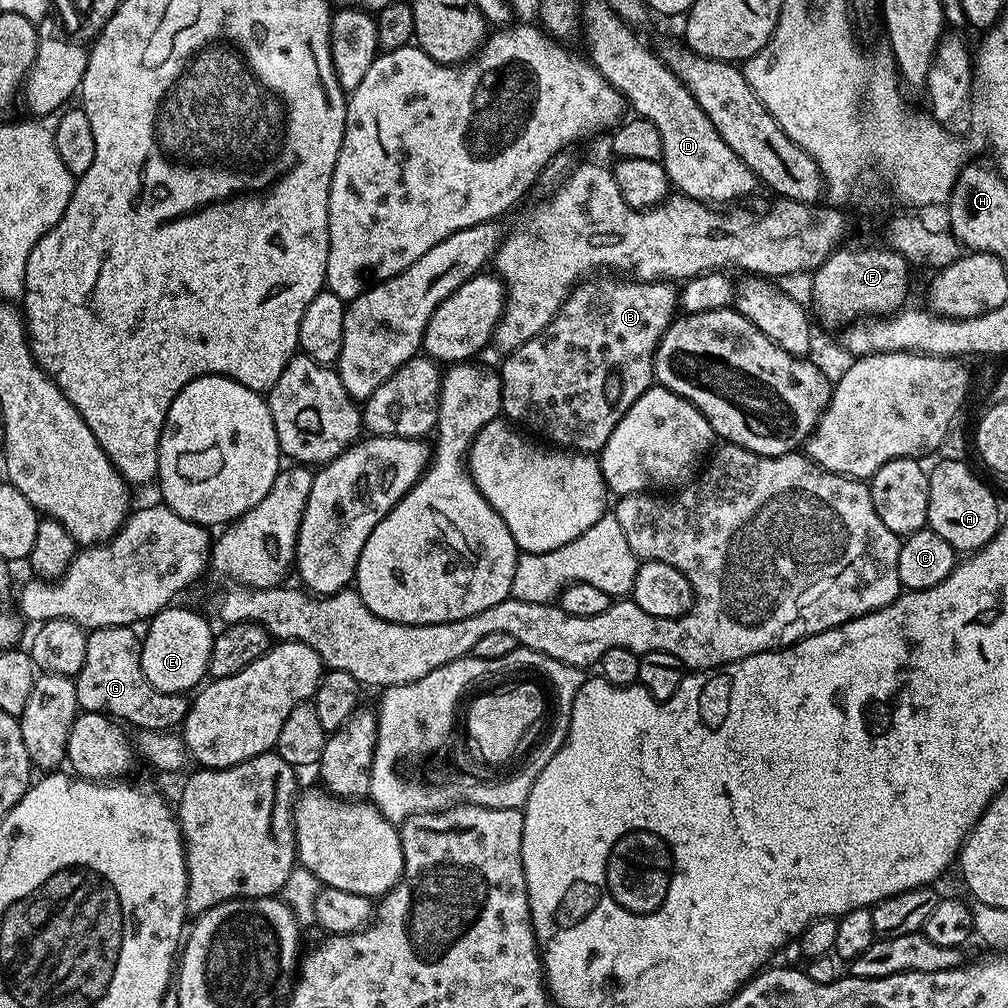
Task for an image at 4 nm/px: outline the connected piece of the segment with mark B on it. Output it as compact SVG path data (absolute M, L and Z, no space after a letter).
M596 274L591 278L581 279L580 283L573 288L571 294L564 299L563 306L560 307L558 314L550 322L550 326L546 326L537 336L530 338L530 342L526 342L518 350L507 353L503 357L504 365L499 365L498 368L500 385L502 386L502 402L500 407L503 415L509 421L515 422L525 429L533 428L534 431L541 432L545 436L541 436L545 441L551 442L561 449L575 450L585 454L599 453L606 446L607 439L613 434L614 428L618 426L618 422L622 421L623 416L634 406L634 402L638 401L638 398L641 398L645 391L653 387L652 357L655 356L656 348L660 345L660 339L664 337L664 331L671 326L677 312L678 288L675 283L663 280L621 278L616 274Z

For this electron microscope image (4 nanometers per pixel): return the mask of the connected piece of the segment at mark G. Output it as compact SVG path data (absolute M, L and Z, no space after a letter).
M110 626L93 628L88 632L86 658L80 672L74 677L77 705L83 711L110 716L125 725L133 724L132 728L136 730L167 732L179 729L188 713L189 697L157 692L150 682L146 682L140 661L141 637L136 631L132 626Z

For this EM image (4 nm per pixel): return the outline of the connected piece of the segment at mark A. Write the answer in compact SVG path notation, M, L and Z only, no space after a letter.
M940 460L928 472L930 502L928 503L927 527L932 528L957 553L971 554L985 548L1000 528L1002 513L996 505L996 496L968 469L962 460Z

